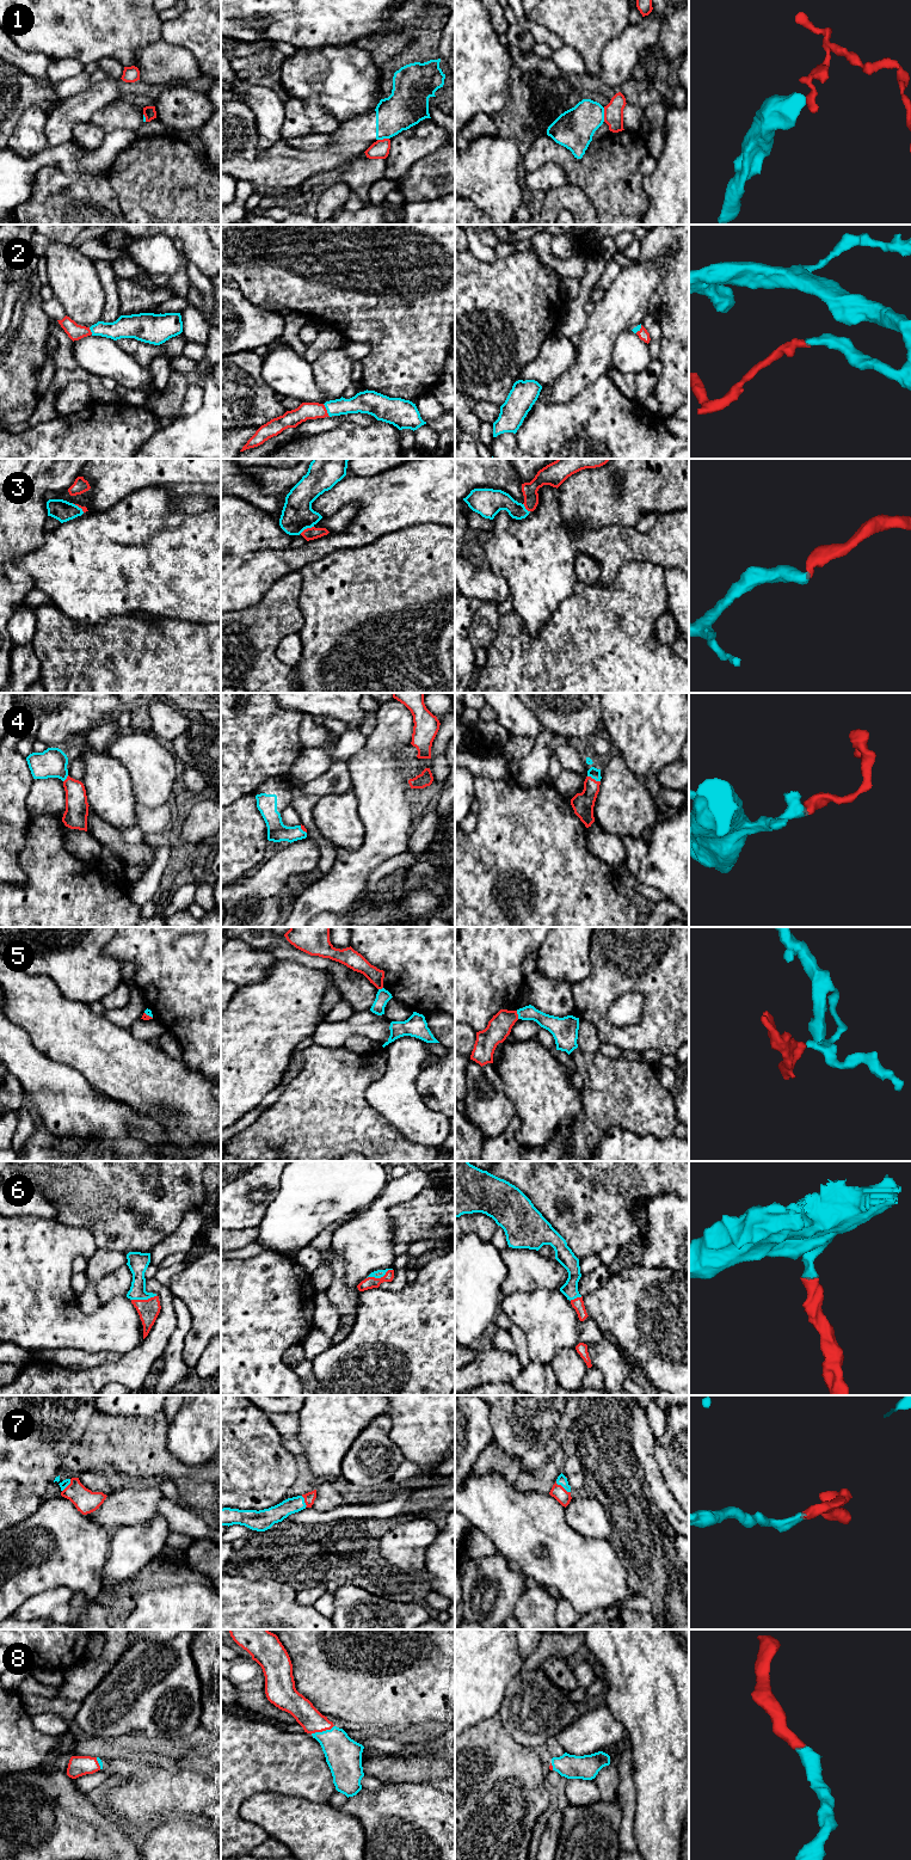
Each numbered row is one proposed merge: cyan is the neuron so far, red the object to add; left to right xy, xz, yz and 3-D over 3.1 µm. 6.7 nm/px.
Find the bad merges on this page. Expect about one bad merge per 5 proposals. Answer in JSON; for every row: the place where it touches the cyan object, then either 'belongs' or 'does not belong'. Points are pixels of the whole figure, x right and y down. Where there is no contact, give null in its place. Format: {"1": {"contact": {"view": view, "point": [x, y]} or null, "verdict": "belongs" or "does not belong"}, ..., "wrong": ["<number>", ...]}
{"1": {"contact": {"view": "yz", "point": [603, 115]}, "verdict": "does not belong"}, "2": {"contact": {"view": "xz", "point": [326, 409]}, "verdict": "belongs"}, "3": {"contact": {"view": "xz", "point": [306, 528]}, "verdict": "belongs"}, "4": {"contact": {"view": "yz", "point": [594, 778]}, "verdict": "belongs"}, "5": {"contact": {"view": "yz", "point": [517, 1013]}, "verdict": "does not belong"}, "6": {"contact": {"view": "xz", "point": [379, 1277]}, "verdict": "belongs"}, "7": {"contact": {"view": "yz", "point": [562, 1486]}, "verdict": "belongs"}, "8": {"contact": {"view": "xz", "point": [322, 1731]}, "verdict": "belongs"}, "wrong": ["1", "5"]}

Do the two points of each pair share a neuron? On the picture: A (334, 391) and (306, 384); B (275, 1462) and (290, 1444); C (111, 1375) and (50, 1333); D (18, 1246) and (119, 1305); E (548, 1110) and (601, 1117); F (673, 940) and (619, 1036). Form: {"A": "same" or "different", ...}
{"A": "different", "B": "different", "C": "different", "D": "same", "E": "different", "F": "same"}

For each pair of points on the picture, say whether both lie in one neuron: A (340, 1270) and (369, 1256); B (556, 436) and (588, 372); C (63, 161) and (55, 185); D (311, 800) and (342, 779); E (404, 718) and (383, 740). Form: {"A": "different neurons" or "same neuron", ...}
{"A": "different neurons", "B": "different neurons", "C": "different neurons", "D": "different neurons", "E": "same neuron"}

